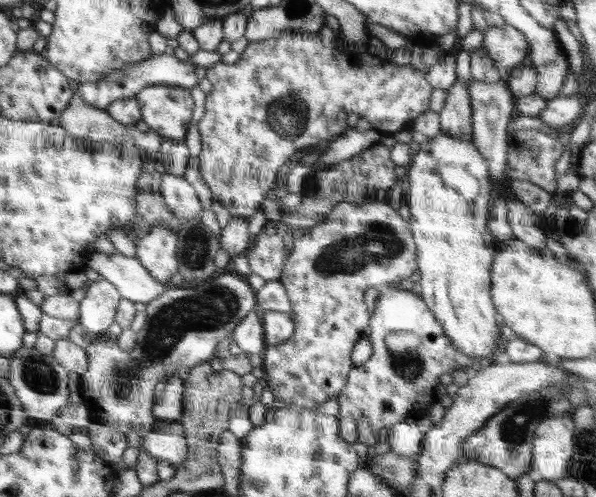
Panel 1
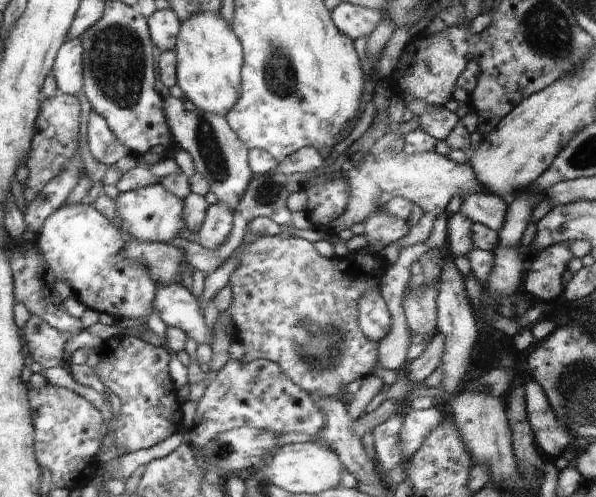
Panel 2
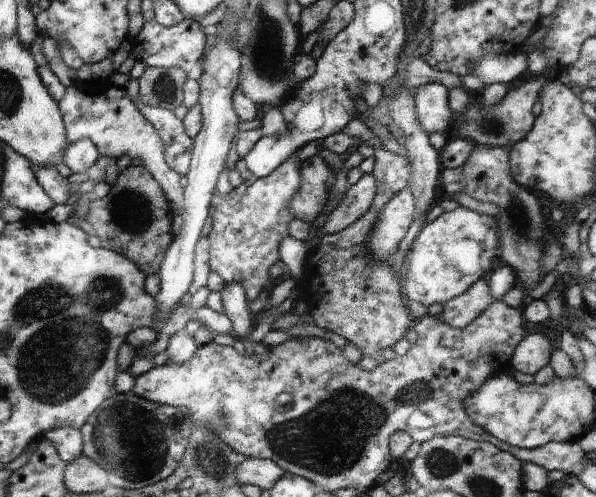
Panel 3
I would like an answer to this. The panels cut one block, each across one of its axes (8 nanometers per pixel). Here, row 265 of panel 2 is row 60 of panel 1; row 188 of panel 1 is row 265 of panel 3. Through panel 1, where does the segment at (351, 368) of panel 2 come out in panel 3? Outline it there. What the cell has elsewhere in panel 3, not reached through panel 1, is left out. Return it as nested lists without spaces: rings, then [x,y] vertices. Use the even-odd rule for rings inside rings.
[[[293,155],[282,162],[276,170],[268,174],[265,178],[258,178],[251,186],[246,188],[242,194],[232,190],[226,196],[215,193],[210,204],[210,214],[212,214],[212,230],[208,234],[208,248],[210,248],[210,270],[219,274],[224,280],[224,288],[232,282],[242,284],[246,300],[255,301],[256,298],[266,290],[272,290],[277,282],[269,273],[269,268],[280,259],[280,242],[289,236],[288,225],[293,220],[290,210],[288,210],[288,200],[298,192],[300,186],[300,162]]]

